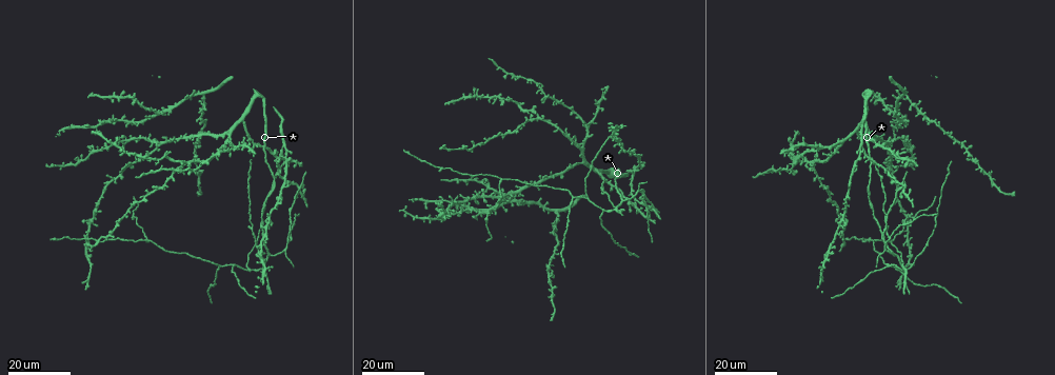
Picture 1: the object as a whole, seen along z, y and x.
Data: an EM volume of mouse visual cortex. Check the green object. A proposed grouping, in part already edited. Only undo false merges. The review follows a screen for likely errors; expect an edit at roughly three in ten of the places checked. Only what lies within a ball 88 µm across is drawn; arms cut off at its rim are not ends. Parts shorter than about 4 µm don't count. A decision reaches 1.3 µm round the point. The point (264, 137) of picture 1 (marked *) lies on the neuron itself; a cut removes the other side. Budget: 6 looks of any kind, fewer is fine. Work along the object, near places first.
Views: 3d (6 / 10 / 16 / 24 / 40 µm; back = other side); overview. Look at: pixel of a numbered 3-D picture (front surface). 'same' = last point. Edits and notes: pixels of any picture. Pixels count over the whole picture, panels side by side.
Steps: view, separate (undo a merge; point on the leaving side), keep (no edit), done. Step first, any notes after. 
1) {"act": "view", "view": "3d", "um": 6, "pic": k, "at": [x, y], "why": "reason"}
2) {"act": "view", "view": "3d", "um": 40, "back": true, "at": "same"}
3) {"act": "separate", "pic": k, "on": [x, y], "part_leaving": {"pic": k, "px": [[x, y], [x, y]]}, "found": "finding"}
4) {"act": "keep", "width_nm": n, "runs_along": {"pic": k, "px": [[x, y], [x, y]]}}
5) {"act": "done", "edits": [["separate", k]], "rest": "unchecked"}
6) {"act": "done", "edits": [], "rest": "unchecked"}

{"act": "view", "view": "3d", "um": 16, "pic": 1, "at": [859, 148]}

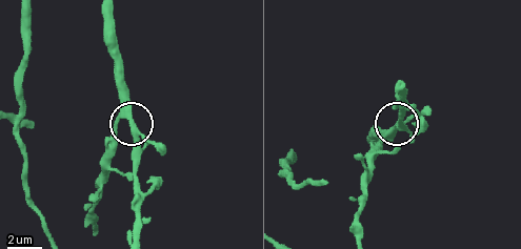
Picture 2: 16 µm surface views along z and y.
{"act": "view", "view": "3d", "um": 6, "pic": 2, "at": [130, 114]}

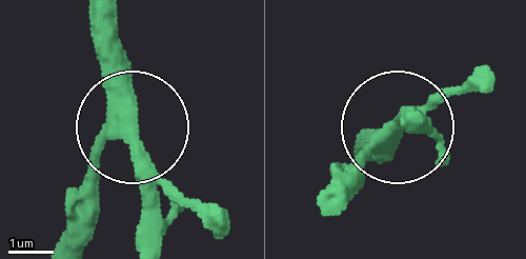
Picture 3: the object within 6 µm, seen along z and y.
{"act": "keep", "side_arm_um": 14, "found": "one neuron here"}

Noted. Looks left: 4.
{"act": "view", "view": "3d", "um": 16, "pic": 1, "at": [286, 243], "why": "three arms meet"}

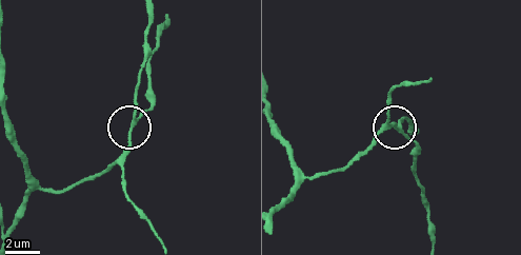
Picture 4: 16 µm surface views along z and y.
{"act": "view", "view": "3d", "um": 6, "pic": 4, "at": [136, 122], "why": "closer look"}

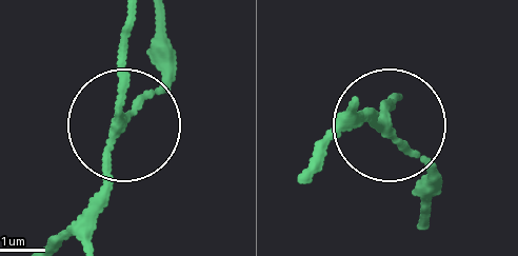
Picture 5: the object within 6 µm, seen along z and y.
{"act": "keep", "side_arm_um": 22, "runs_along": {"pic": 5, "px": [[64, 236], [102, 179], [113, 134], [174, 58]]}, "found": "all the same neuron"}

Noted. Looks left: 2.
{"act": "view", "view": "3d", "um": 24, "pic": 1, "at": [893, 264], "why": "three-way junction"}

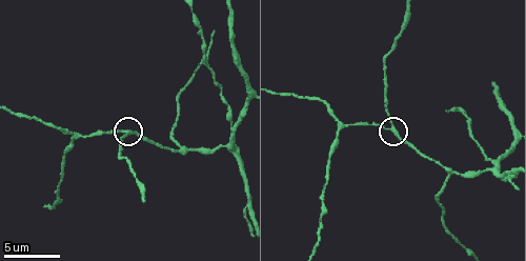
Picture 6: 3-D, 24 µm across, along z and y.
{"act": "view", "view": "3d", "um": 10, "pic": 6, "at": [125, 133]}

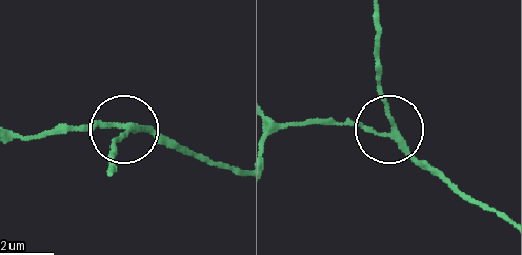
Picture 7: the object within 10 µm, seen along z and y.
{"act": "keep", "side_arm_um": 27, "arms": 3, "found": "one neuron here"}

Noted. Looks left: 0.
{"act": "done", "edits": [], "rest": "unchecked"}

